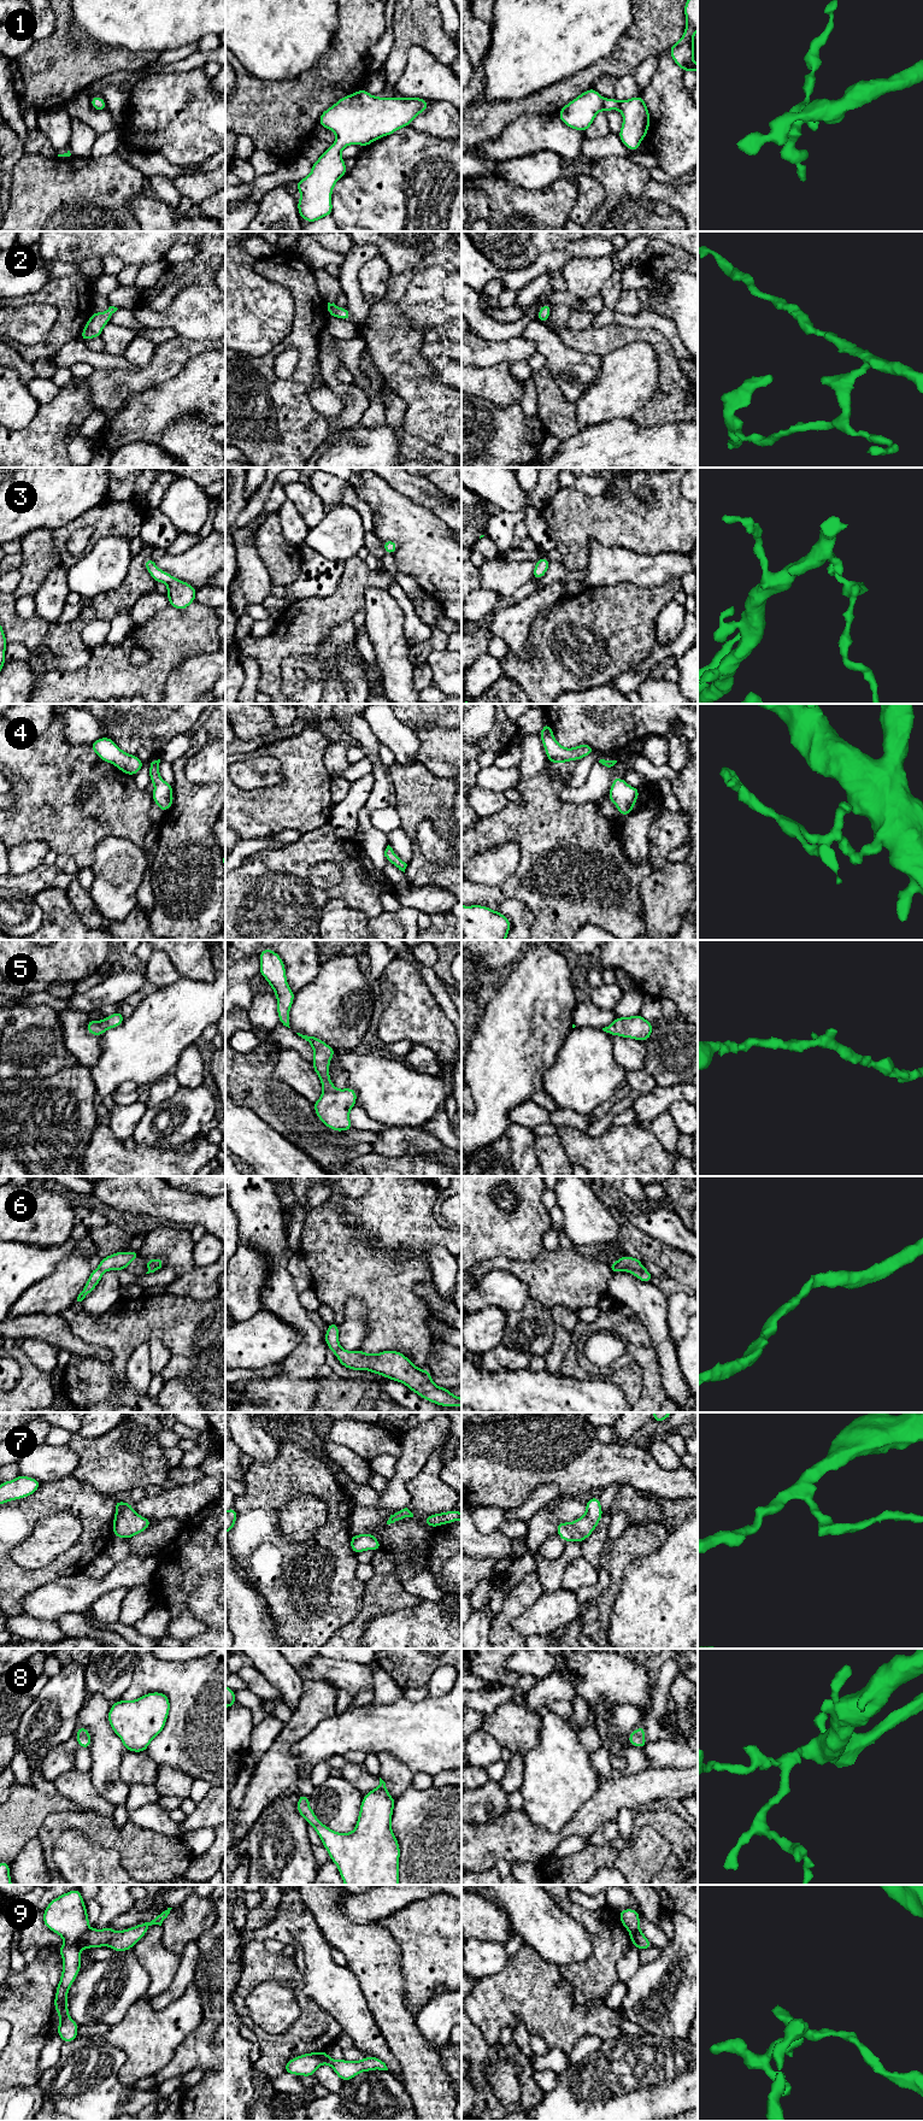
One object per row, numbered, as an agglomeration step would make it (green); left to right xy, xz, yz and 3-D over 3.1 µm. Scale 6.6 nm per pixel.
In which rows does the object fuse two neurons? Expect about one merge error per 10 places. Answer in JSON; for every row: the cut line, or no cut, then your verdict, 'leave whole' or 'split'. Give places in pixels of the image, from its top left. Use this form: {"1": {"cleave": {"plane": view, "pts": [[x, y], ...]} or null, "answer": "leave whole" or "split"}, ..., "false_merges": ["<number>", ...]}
{"1": {"cleave": null, "answer": "leave whole"}, "2": {"cleave": null, "answer": "leave whole"}, "3": {"cleave": null, "answer": "leave whole"}, "4": {"cleave": null, "answer": "leave whole"}, "5": {"cleave": null, "answer": "leave whole"}, "6": {"cleave": null, "answer": "leave whole"}, "7": {"cleave": null, "answer": "leave whole"}, "8": {"cleave": null, "answer": "leave whole"}, "9": {"cleave": {"plane": "xy", "pts": [[88, 1928], [80, 1938], [80, 1949]]}, "answer": "split"}, "false_merges": ["9"]}

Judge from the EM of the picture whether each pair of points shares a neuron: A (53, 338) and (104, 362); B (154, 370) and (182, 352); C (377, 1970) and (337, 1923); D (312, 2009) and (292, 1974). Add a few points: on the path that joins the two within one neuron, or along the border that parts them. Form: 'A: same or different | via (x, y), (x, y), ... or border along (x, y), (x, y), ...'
A: different | border along (78, 336), (68, 341), (51, 359)
B: same | via (162, 366), (175, 353)
C: same | via (369, 1958), (346, 1936)
D: same | via (304, 2001), (297, 1983)

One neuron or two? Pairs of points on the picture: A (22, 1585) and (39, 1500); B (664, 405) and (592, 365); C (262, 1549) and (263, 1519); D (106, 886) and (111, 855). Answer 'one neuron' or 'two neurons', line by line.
A: one neuron
B: two neurons
C: one neuron
D: one neuron

